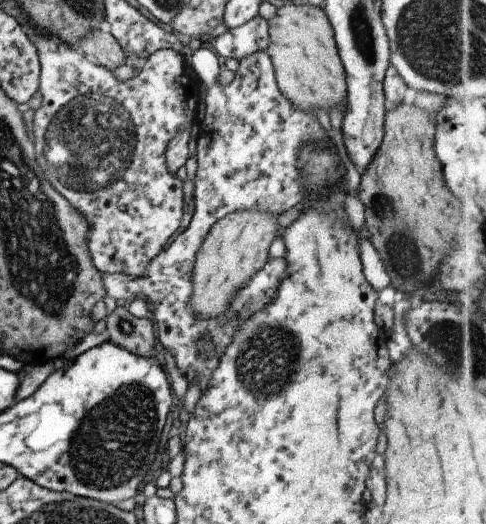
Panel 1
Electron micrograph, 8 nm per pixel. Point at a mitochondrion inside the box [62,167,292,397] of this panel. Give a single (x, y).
(127, 328)

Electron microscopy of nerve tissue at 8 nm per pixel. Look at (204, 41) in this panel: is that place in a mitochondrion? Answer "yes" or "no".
no

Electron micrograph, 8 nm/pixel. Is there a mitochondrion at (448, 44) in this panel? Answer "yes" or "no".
yes

